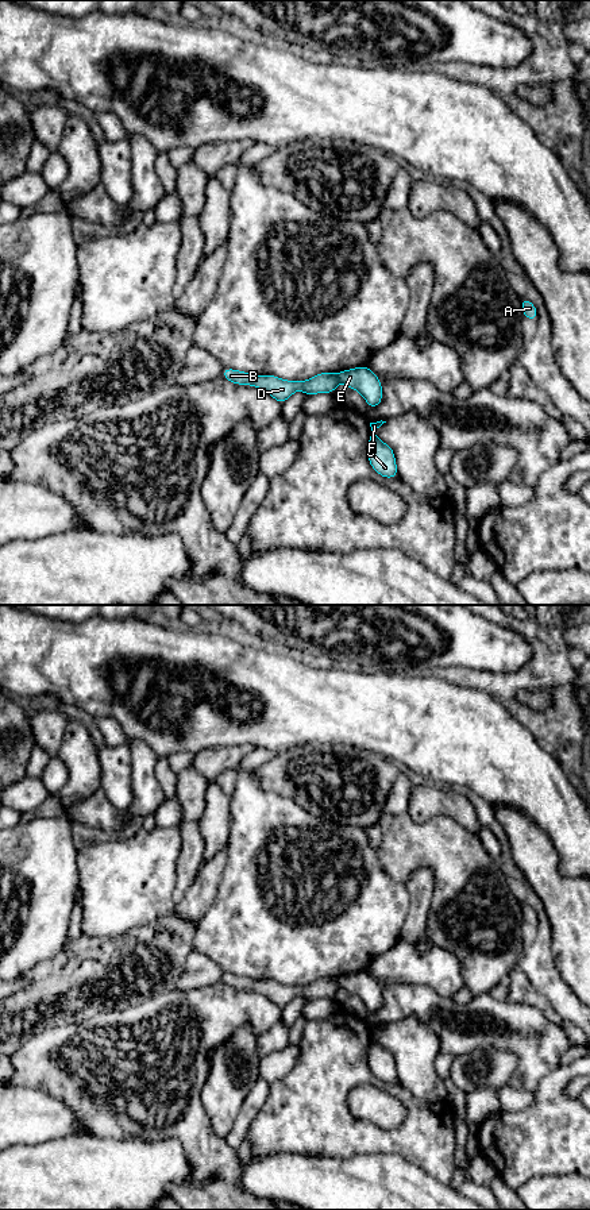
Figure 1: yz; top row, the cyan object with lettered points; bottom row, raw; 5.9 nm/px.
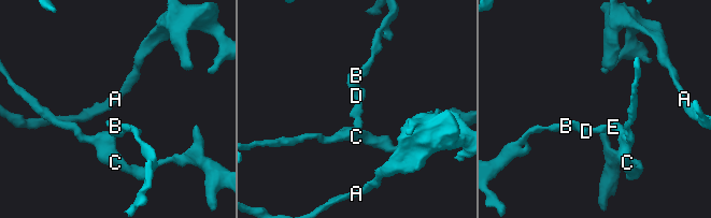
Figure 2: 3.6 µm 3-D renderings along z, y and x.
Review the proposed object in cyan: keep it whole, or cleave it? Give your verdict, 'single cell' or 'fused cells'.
fused cells

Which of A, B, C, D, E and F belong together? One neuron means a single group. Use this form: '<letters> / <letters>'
A C E F / B D

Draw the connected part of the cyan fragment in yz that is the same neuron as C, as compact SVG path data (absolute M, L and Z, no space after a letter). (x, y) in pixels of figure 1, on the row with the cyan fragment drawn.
M386 421L370 423L371 435L367 443L367 456L371 467L385 478L398 477L394 451L390 446L385 444L374 431Z

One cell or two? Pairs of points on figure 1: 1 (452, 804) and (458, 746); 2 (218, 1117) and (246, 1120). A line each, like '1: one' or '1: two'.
1: two
2: two

